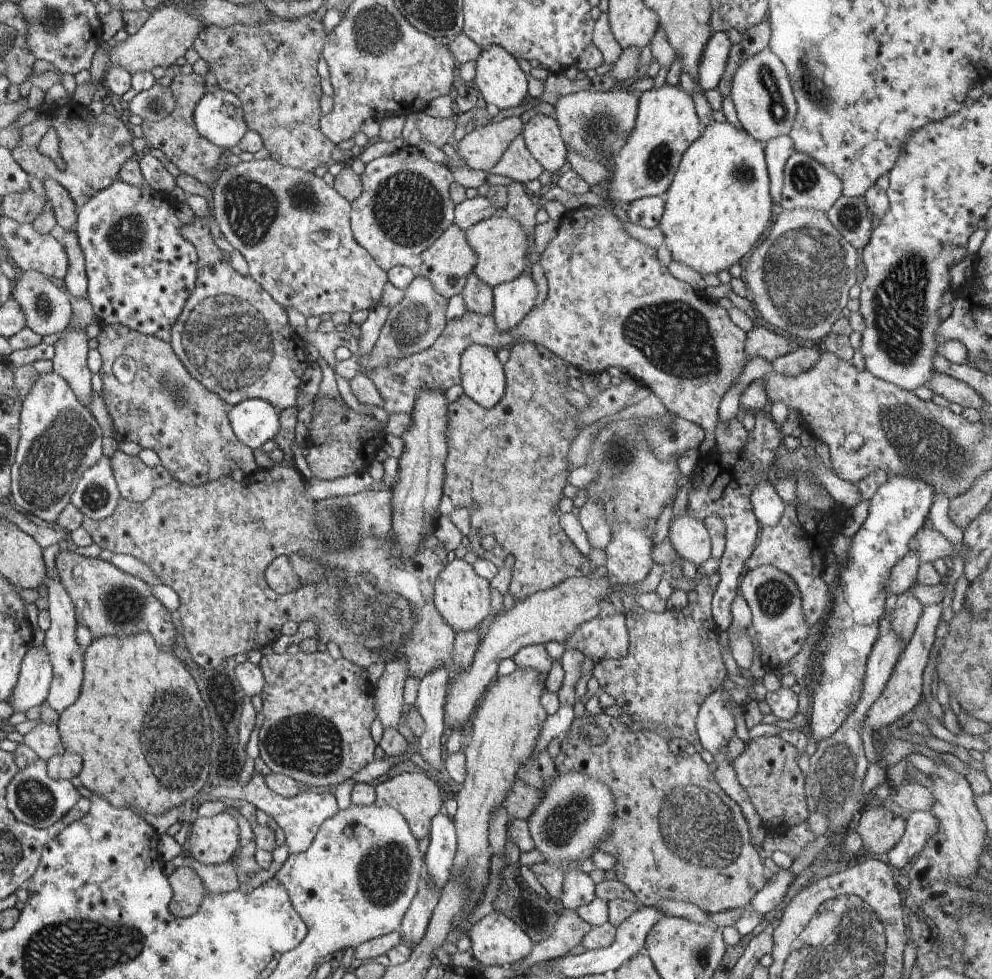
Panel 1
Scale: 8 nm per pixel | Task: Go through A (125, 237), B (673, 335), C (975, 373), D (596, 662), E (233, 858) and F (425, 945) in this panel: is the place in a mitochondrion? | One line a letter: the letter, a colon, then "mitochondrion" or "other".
A: mitochondrion
B: mitochondrion
C: other
D: other
E: other
F: other

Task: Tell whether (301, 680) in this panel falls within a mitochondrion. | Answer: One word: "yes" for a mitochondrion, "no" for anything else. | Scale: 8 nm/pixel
no

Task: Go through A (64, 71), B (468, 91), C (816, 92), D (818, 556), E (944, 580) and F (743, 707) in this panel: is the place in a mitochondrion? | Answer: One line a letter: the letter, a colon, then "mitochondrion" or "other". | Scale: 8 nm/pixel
A: other
B: other
C: mitochondrion
D: other
E: other
F: other

